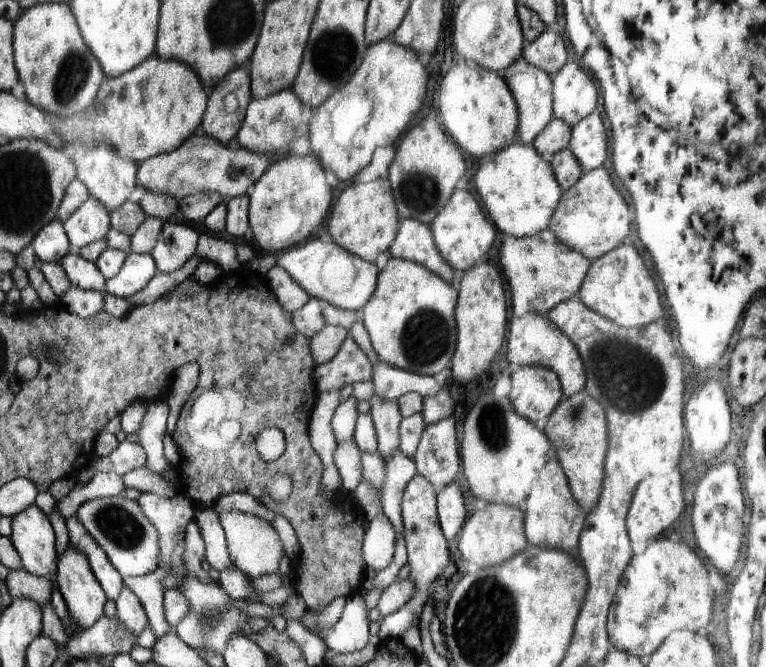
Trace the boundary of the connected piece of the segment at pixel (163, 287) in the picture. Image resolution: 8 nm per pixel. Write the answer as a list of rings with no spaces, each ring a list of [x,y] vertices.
[[[196,254],[175,272],[165,275],[157,271],[153,280],[150,280],[143,290],[130,296],[130,298],[126,298],[126,302],[132,307],[141,306],[142,304],[153,304],[158,298],[162,298],[164,294],[168,294],[170,290],[175,290],[176,286],[191,278],[201,262],[204,262],[204,260]]]

